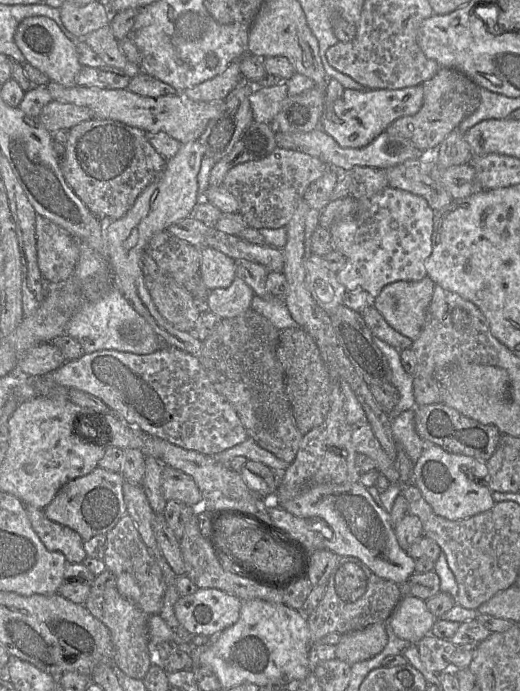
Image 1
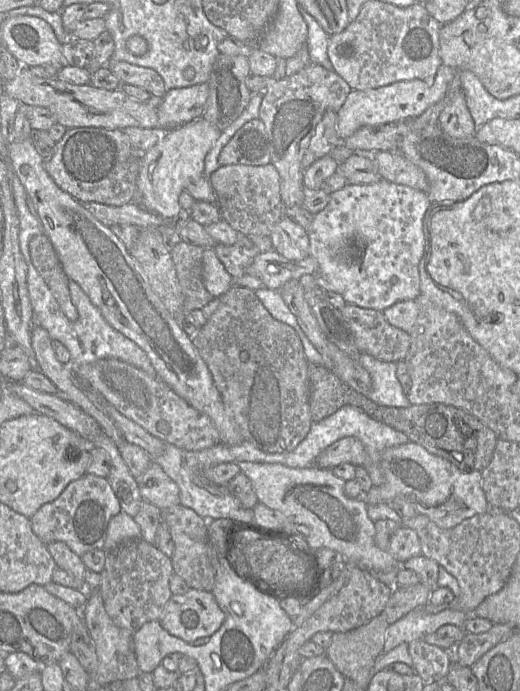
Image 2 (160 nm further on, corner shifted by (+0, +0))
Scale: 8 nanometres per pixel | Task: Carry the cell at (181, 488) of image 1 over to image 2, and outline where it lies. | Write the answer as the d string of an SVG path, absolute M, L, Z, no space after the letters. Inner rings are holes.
M153 460L147 470L135 479L143 502L149 502L160 510L180 505L178 485Z

